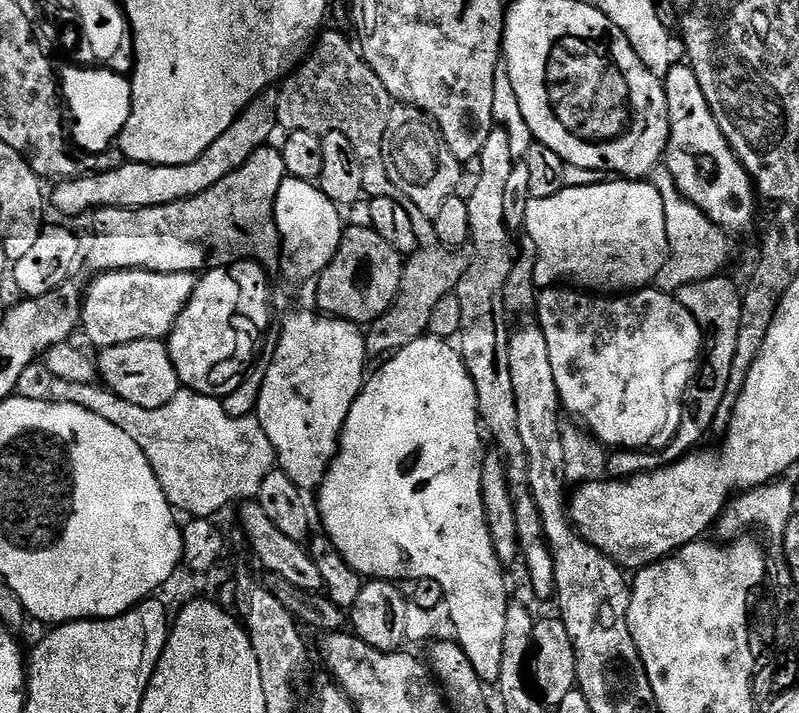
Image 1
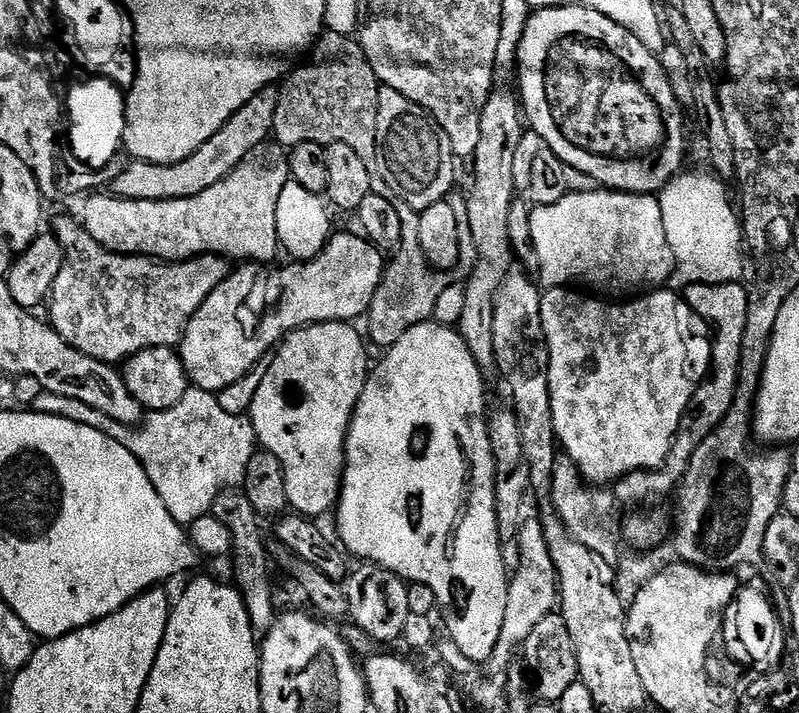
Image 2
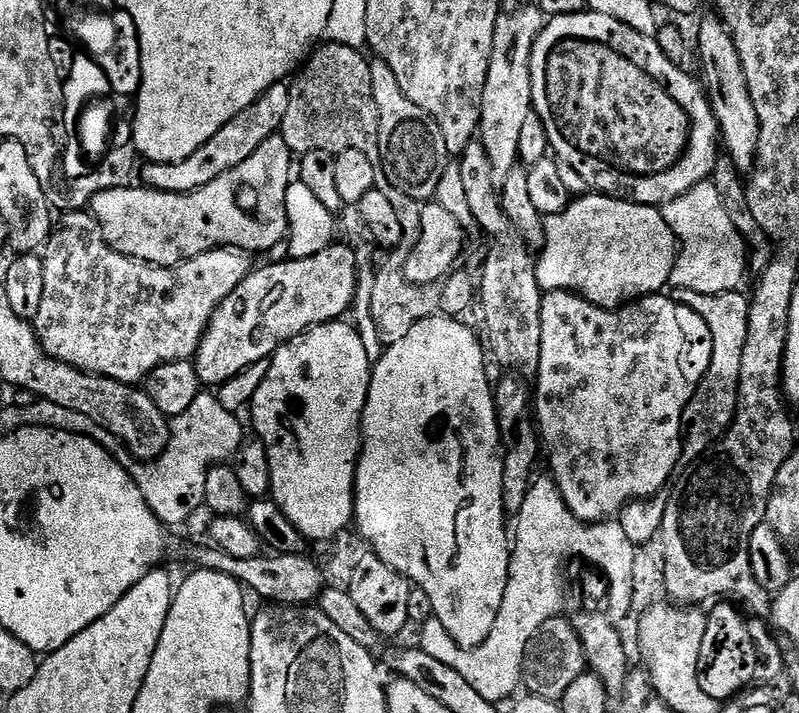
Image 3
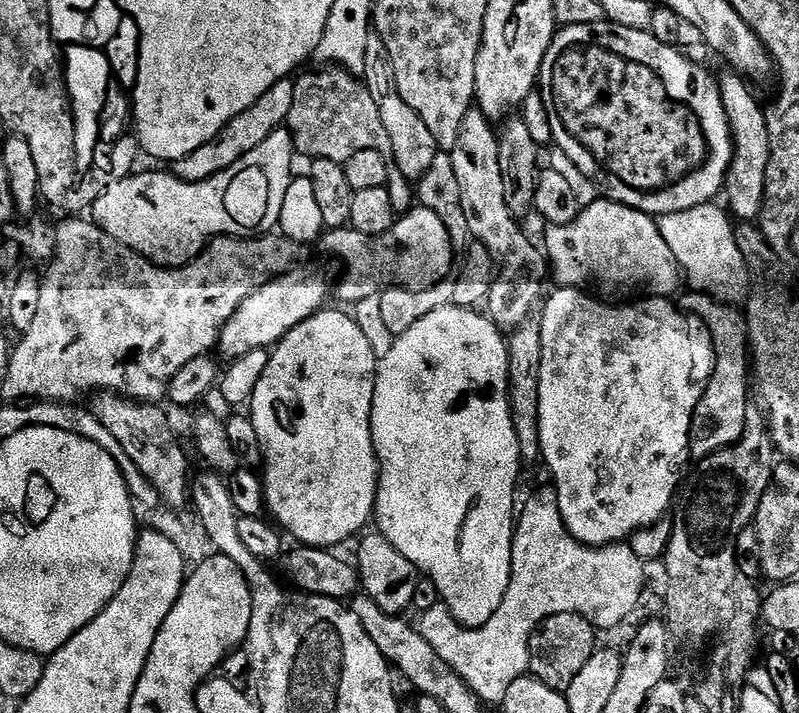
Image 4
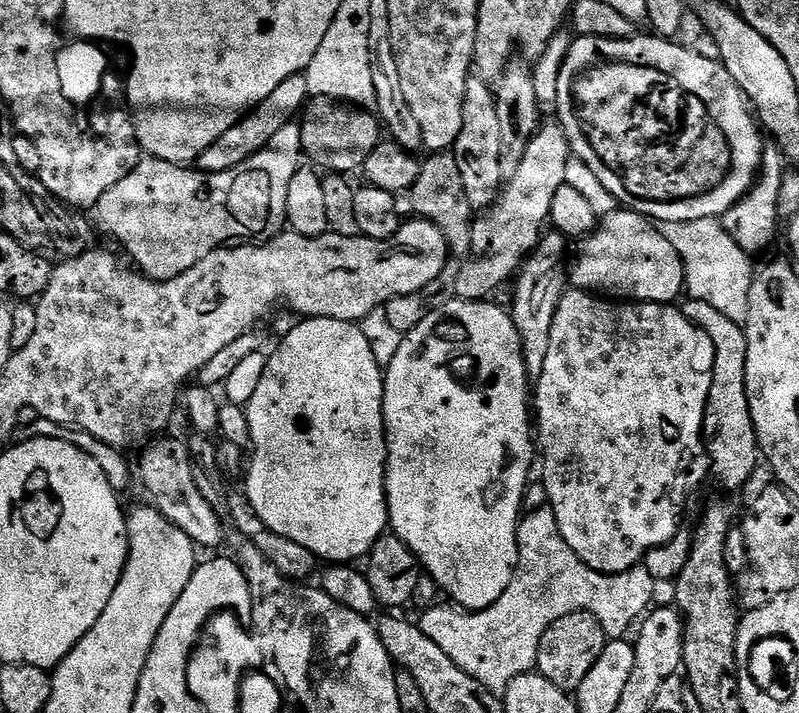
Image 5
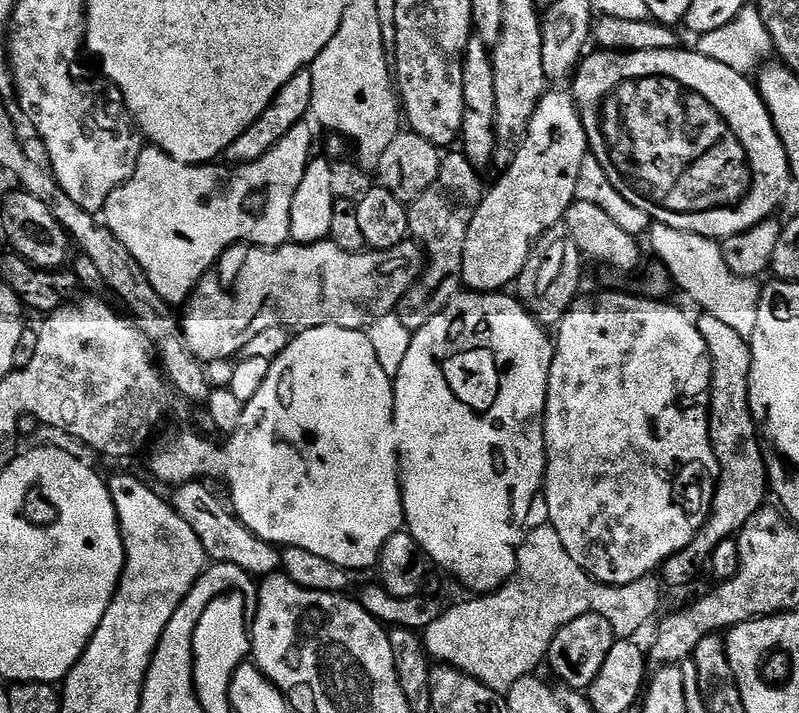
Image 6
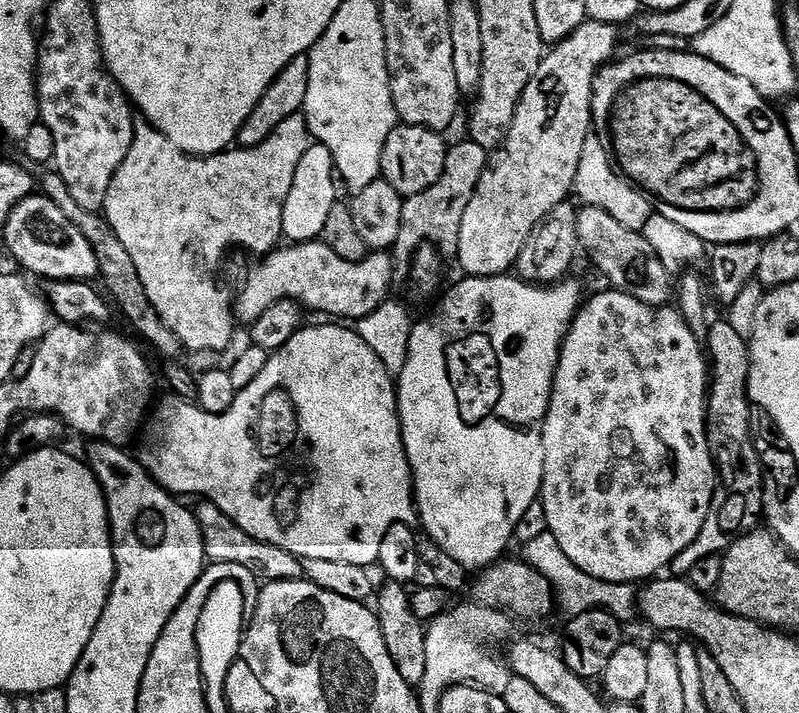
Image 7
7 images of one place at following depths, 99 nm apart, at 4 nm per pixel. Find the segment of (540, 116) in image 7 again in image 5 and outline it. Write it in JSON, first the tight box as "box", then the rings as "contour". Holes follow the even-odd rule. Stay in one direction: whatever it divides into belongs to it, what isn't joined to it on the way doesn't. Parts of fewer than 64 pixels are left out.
{"box":[454,122,570,301],"contour":[[[551,122],[552,124],[545,123],[540,127],[539,130],[536,131],[536,137],[530,142],[530,146],[526,146],[526,154],[521,158],[520,165],[518,166],[518,170],[513,176],[507,177],[506,183],[503,185],[502,191],[499,193],[498,199],[495,204],[492,205],[491,208],[487,209],[486,214],[481,215],[484,216],[475,221],[472,225],[472,239],[474,241],[471,248],[471,255],[467,257],[459,266],[460,269],[454,272],[456,277],[456,287],[454,289],[455,295],[462,300],[482,300],[487,301],[489,299],[488,296],[491,292],[496,292],[500,287],[503,286],[504,283],[511,281],[513,277],[519,273],[527,255],[532,251],[533,248],[536,247],[536,243],[540,241],[542,233],[545,231],[546,225],[550,220],[550,202],[554,200],[554,194],[558,192],[560,187],[564,185],[564,179],[566,178],[566,162],[570,159],[570,149],[568,147],[568,139],[566,138],[566,134],[562,130],[562,126],[559,122]]]}

